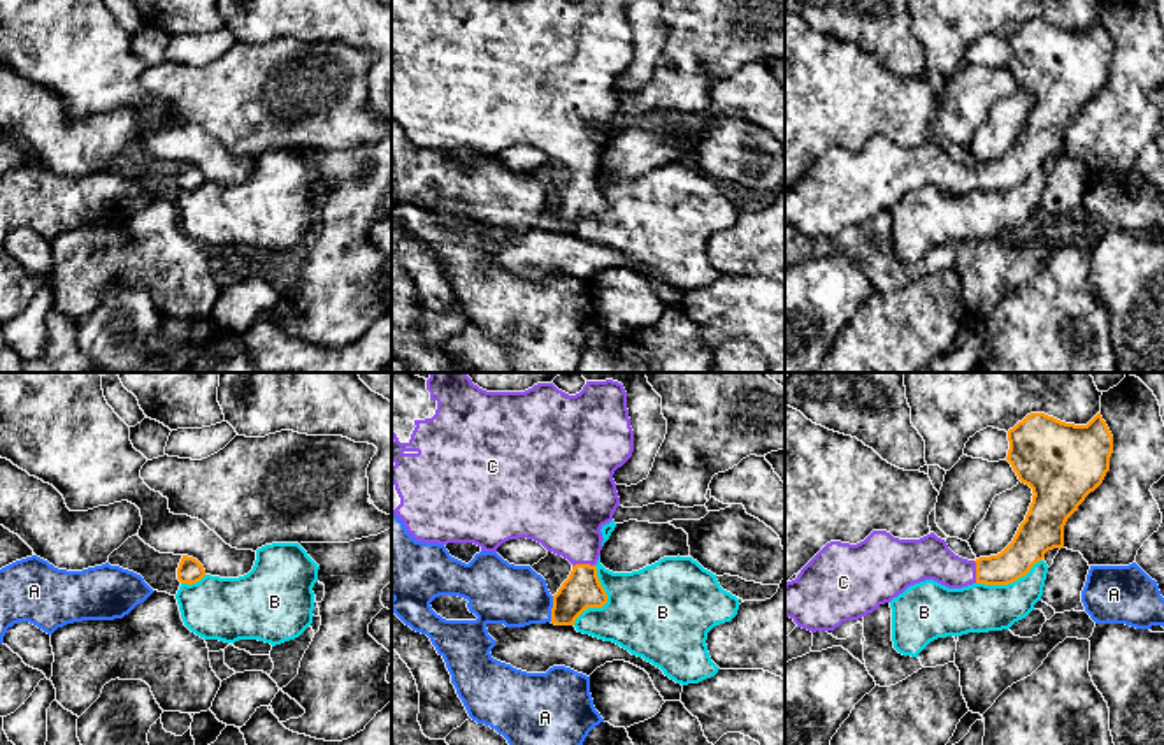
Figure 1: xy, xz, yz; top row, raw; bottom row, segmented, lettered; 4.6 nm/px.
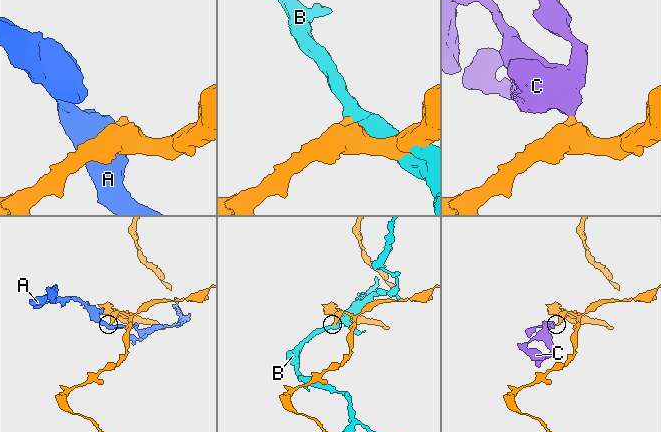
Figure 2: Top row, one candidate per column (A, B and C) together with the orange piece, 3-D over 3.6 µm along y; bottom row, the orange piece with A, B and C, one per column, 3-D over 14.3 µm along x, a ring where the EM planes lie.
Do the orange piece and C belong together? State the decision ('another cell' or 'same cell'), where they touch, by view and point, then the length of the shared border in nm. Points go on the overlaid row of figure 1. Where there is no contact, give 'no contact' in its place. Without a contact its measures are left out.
same cell; contact xz (583, 564); length 100 nm

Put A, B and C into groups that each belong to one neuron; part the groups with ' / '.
A / B / C

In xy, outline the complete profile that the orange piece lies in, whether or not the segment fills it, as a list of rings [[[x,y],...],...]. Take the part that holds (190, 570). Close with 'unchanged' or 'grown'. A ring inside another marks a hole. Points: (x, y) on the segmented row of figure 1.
[[[183,555],[177,568],[177,580],[181,583],[191,585],[200,582],[204,576],[205,576],[204,566],[197,559]]]; unchanged

